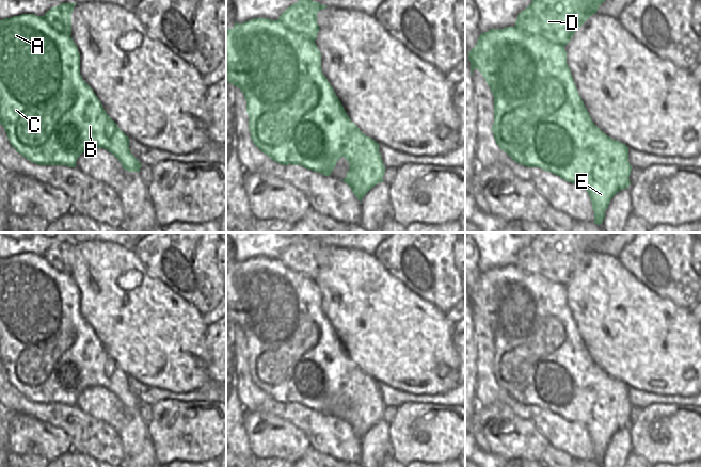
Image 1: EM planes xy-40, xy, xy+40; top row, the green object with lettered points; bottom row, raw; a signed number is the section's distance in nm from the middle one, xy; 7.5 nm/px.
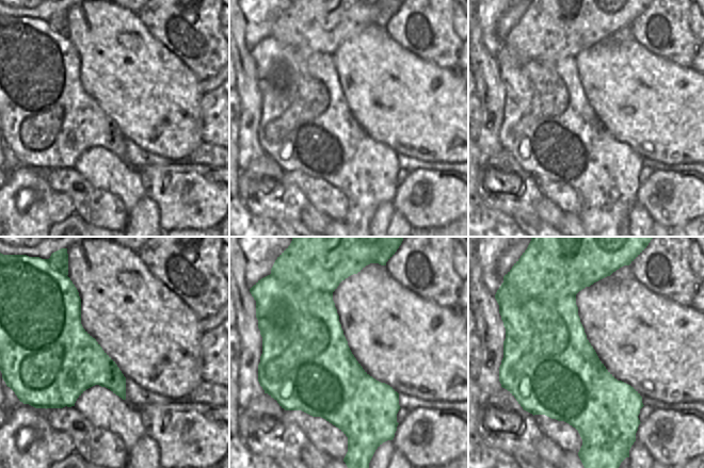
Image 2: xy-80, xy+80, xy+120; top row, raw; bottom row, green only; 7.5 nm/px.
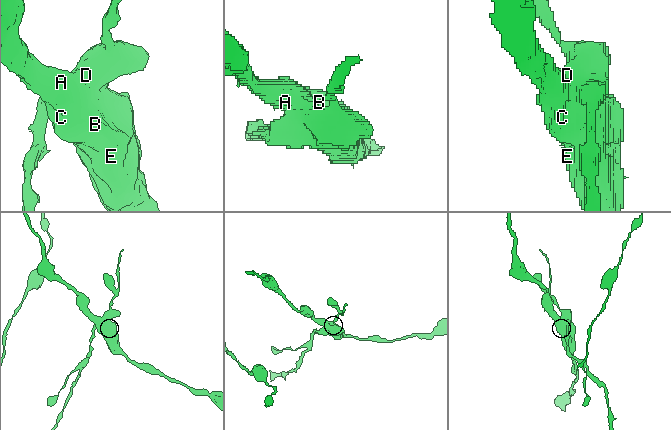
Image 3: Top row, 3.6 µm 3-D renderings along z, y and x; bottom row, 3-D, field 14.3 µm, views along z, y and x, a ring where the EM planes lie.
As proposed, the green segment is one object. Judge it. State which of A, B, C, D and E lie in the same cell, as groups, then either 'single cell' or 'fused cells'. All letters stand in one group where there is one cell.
A B C E / D | fused cells

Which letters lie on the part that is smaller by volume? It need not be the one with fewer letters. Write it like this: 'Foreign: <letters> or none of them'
Foreign: D

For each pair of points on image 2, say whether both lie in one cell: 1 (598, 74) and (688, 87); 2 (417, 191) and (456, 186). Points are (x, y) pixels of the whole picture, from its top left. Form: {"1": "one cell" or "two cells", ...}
{"1": "one cell", "2": "one cell"}

